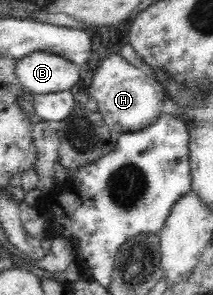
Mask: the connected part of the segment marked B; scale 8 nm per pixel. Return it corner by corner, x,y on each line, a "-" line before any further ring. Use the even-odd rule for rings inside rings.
34,52
18,61
16,77
28,94
46,95
70,90
80,80
80,68
48,52

